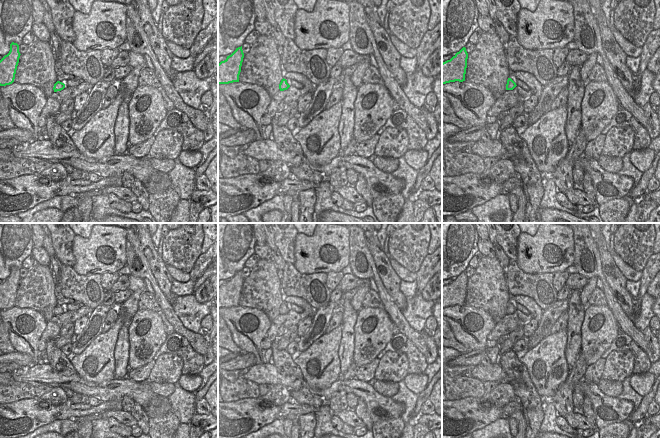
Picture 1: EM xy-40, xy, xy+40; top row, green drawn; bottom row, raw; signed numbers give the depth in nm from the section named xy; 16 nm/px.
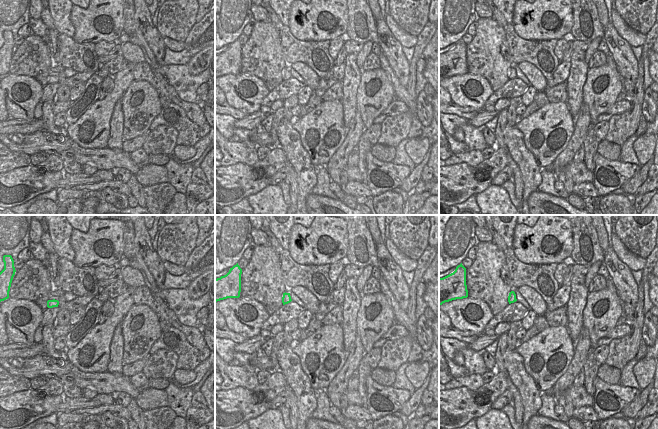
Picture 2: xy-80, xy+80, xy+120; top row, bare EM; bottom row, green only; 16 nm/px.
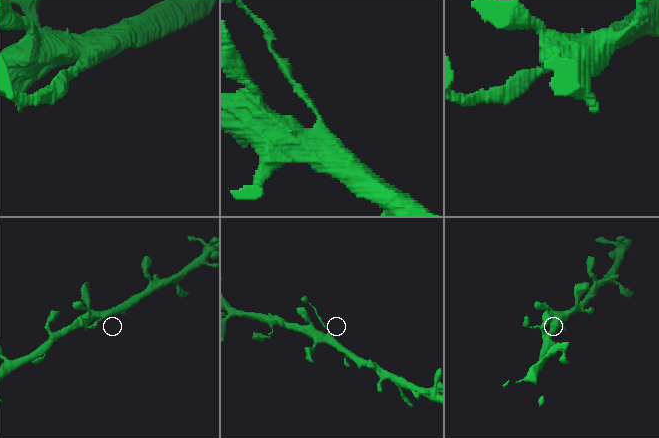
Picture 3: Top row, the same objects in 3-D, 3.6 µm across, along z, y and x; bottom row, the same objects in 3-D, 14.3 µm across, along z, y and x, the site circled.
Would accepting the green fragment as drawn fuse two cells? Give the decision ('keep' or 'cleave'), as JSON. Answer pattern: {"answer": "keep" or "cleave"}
{"answer": "cleave"}

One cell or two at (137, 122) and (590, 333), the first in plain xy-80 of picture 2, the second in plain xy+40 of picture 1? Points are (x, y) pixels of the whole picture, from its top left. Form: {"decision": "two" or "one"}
{"decision": "one"}

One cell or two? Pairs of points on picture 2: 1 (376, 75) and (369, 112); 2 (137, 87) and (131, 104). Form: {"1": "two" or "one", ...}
{"1": "one", "2": "one"}

